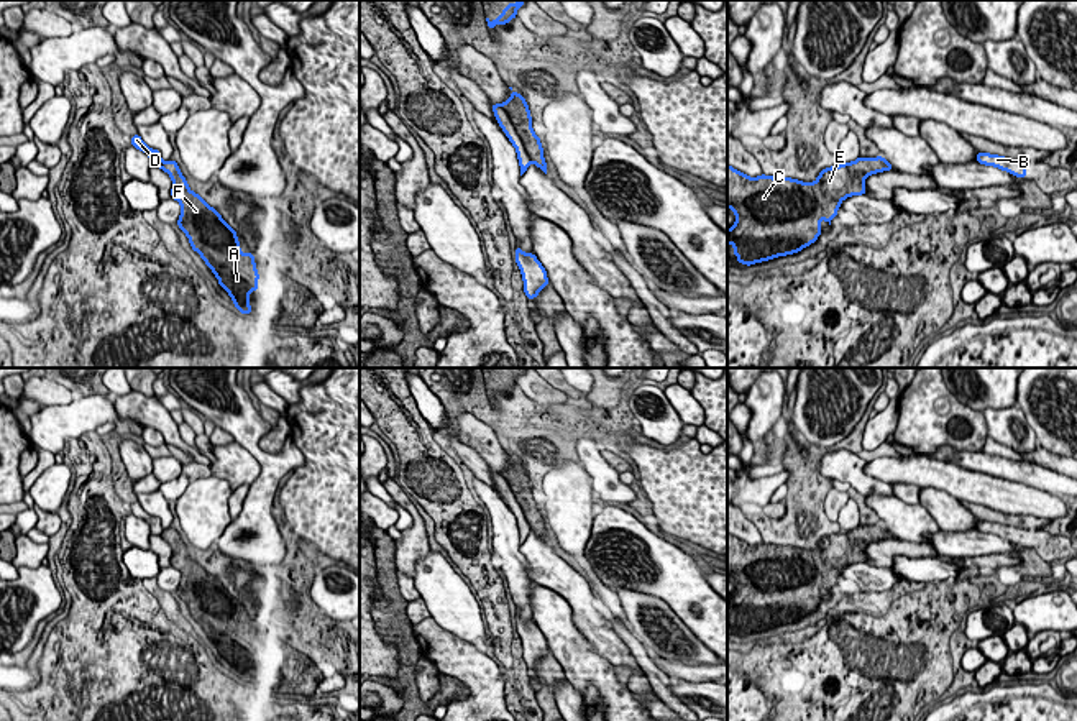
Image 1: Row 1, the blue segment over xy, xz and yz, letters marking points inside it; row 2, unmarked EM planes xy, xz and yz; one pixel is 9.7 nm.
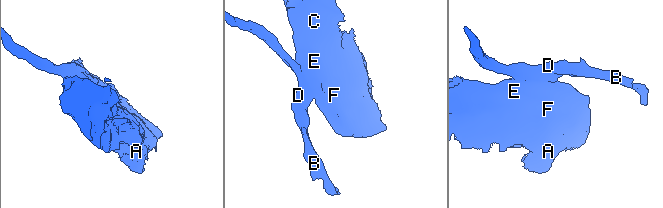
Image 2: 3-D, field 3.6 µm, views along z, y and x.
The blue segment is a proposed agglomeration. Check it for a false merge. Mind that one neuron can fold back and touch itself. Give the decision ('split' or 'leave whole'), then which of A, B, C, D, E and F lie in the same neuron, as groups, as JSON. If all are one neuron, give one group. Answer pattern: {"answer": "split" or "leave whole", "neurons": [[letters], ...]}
{"answer": "split", "neurons": [["A", "C", "E", "F"], ["B", "D"]]}

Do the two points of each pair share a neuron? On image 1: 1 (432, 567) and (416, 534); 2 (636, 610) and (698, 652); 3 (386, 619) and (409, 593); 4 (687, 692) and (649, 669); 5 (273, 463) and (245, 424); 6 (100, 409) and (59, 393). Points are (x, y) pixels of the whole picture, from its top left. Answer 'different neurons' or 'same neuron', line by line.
1: different neurons
2: same neuron
3: different neurons
4: different neurons
5: same neuron
6: different neurons

